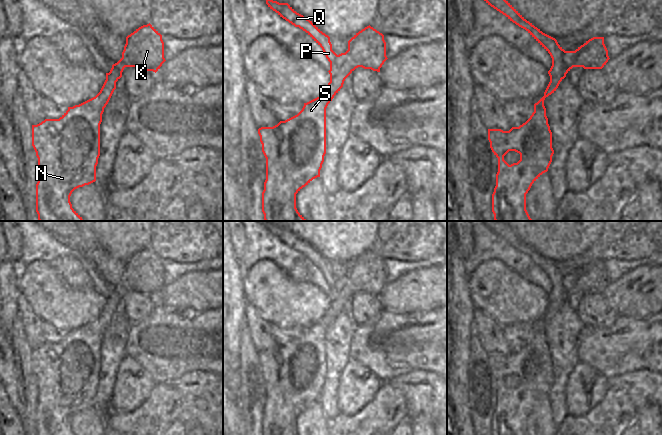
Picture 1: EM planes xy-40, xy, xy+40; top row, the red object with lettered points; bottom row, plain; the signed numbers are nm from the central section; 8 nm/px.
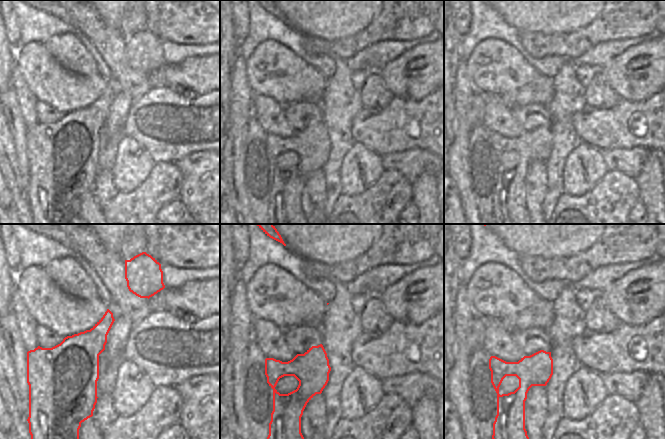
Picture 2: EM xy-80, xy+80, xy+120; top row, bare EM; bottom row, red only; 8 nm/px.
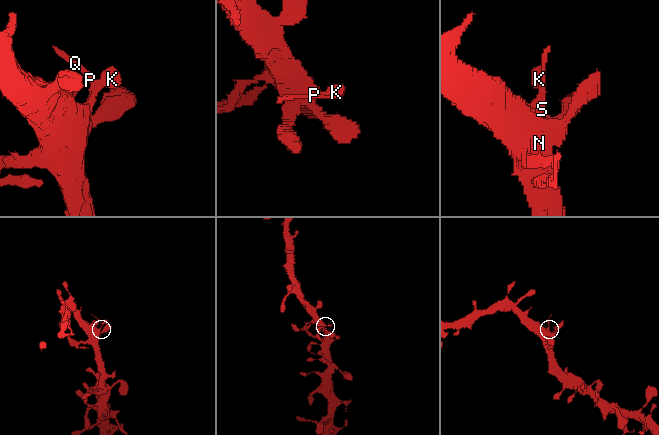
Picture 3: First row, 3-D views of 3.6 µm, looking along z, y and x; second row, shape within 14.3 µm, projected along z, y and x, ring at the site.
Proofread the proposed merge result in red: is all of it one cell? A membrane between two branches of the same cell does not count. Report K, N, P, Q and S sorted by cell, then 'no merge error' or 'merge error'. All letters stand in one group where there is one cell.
groups K N P Q S; no merge error

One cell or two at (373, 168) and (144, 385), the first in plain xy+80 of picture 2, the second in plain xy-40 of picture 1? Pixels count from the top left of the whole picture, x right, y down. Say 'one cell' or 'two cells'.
one cell

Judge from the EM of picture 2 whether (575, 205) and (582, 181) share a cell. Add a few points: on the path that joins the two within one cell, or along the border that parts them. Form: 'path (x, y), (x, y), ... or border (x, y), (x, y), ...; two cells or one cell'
border (597, 182), (581, 195), (564, 193); two cells

